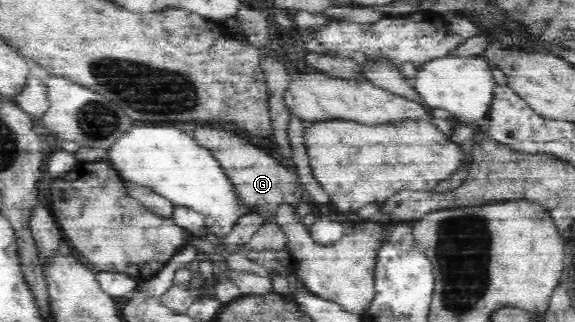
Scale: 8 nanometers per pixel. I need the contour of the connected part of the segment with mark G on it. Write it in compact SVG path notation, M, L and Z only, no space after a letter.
M201 125L201 127L195 127L193 135L195 135L195 141L201 143L201 147L209 147L213 155L217 155L216 158L220 160L220 164L236 184L236 190L240 192L241 199L244 199L245 203L252 204L252 207L257 207L257 211L271 213L277 207L277 203L281 203L283 199L291 203L300 201L303 187L300 182L297 183L299 179L294 169L279 165L277 158L267 153L265 149L251 145L239 133L233 133L221 127L211 129Z

